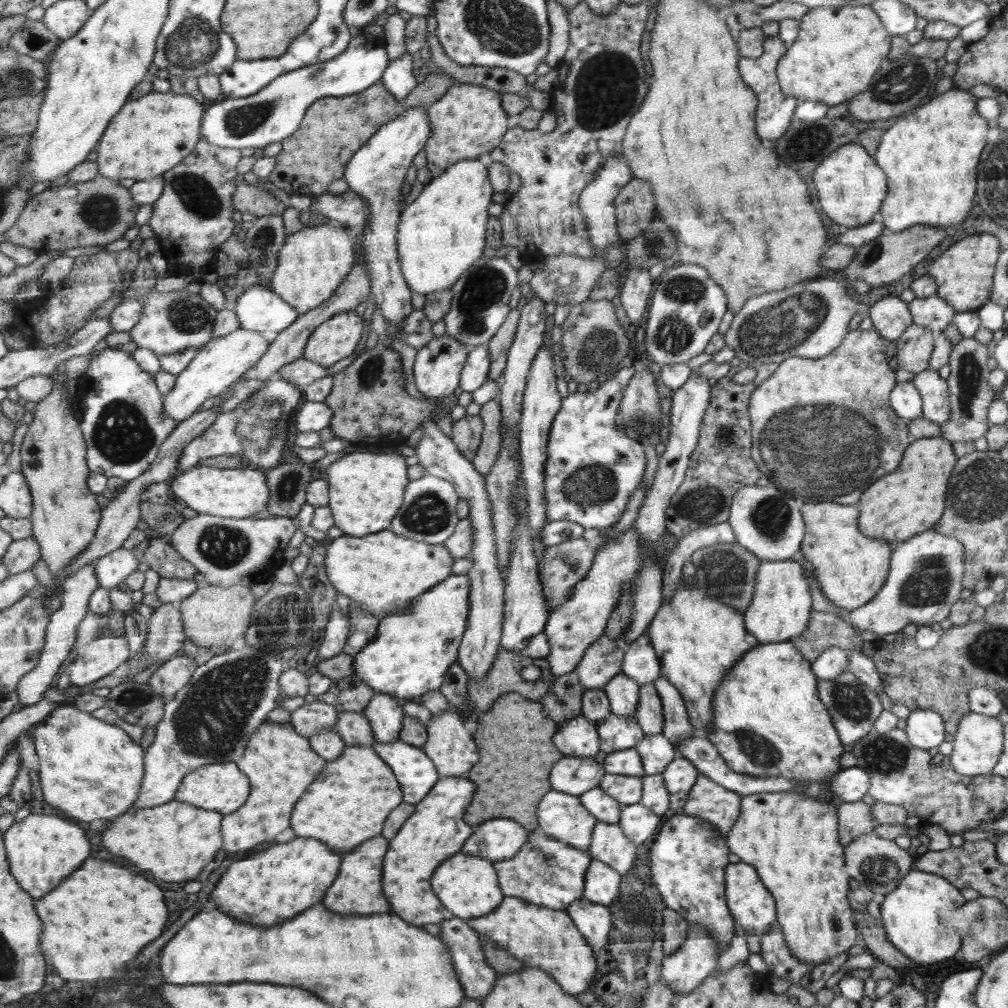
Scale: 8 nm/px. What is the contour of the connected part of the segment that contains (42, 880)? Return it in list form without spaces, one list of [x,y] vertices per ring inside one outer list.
[[[31,814],[25,820],[14,823],[5,834],[5,841],[14,876],[35,900],[56,890],[92,856],[94,848],[88,832],[80,824],[54,814]]]

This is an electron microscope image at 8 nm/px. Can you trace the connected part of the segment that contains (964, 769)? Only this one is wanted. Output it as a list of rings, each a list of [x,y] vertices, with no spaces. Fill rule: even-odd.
[[[970,711],[970,714],[962,718],[957,728],[954,740],[951,742],[953,751],[947,757],[948,762],[958,774],[964,776],[985,775],[992,772],[1003,751],[1002,740],[1005,740],[1005,734],[1002,732],[1005,732],[1005,728],[996,718]]]

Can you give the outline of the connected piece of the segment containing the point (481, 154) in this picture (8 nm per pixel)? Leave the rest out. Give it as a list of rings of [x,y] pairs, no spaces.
[[[456,83],[440,100],[430,105],[426,112],[433,128],[424,148],[427,156],[426,168],[430,170],[432,179],[438,178],[449,166],[462,160],[486,159],[509,130],[510,115],[502,107],[501,92],[482,85]]]

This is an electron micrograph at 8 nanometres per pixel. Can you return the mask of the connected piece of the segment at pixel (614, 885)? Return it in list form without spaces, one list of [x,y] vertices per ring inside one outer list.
[[[592,860],[585,874],[585,895],[590,901],[598,904],[610,904],[618,894],[622,874],[600,860]]]

